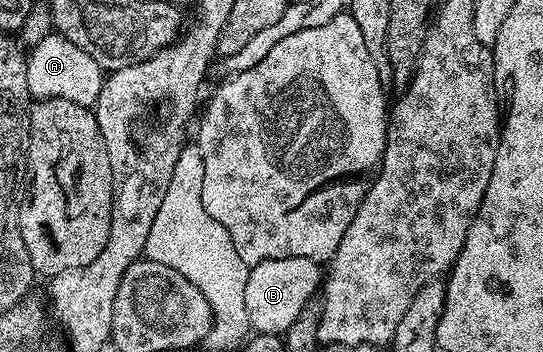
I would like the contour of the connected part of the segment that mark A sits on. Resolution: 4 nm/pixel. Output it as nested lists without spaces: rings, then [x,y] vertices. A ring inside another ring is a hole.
[[[59,34],[48,35],[44,42],[29,49],[26,73],[28,90],[34,100],[71,100],[85,108],[98,103],[104,79],[104,70],[96,58],[92,58],[92,54],[84,54],[76,42],[68,42],[68,38]]]

